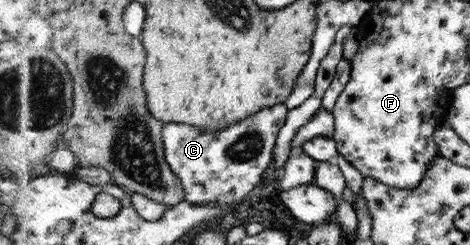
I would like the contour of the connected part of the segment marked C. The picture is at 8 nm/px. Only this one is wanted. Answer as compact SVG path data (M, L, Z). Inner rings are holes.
M286 103L267 107L227 130L202 130L189 123L170 123L164 130L166 156L173 170L183 179L187 200L196 205L220 203L239 205L264 179L272 163L276 135L285 124Z

